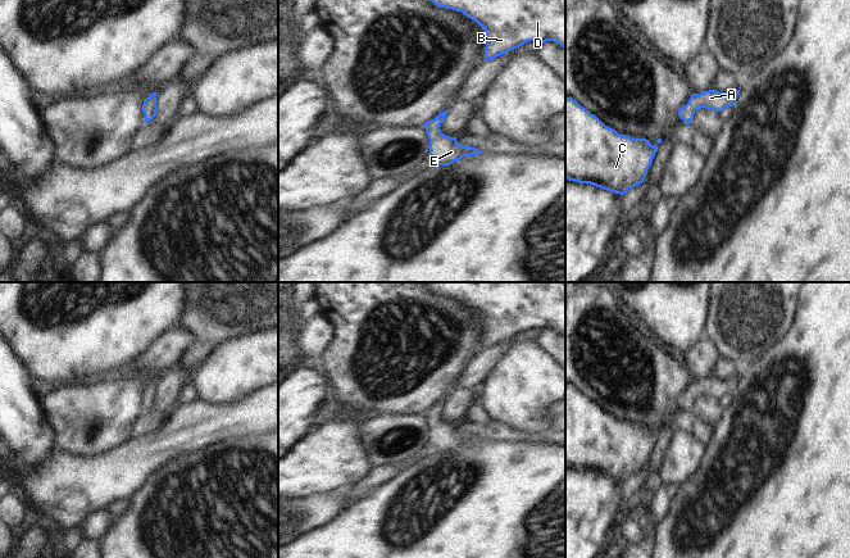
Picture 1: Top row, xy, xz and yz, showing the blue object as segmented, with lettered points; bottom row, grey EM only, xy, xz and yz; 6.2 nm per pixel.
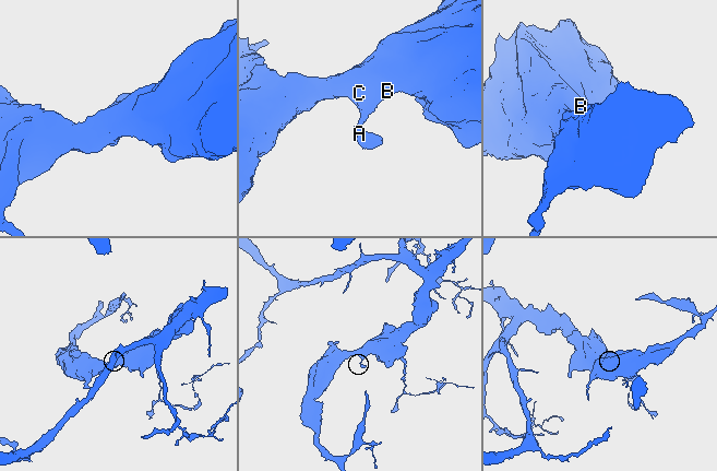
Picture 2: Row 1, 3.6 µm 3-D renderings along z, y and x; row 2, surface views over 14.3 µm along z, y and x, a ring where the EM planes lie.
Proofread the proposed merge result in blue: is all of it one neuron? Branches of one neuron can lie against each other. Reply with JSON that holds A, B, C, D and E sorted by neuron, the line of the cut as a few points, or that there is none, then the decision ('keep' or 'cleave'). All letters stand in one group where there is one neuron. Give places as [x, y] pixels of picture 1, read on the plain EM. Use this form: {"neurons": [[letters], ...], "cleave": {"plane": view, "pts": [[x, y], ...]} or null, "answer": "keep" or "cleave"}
{"neurons": [["A", "B", "C", "D", "E"]], "cleave": null, "answer": "keep"}

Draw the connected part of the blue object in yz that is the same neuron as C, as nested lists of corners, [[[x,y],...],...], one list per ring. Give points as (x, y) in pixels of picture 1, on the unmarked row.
[[[565,385],[565,464],[624,482],[644,469],[658,434],[605,413]]]

